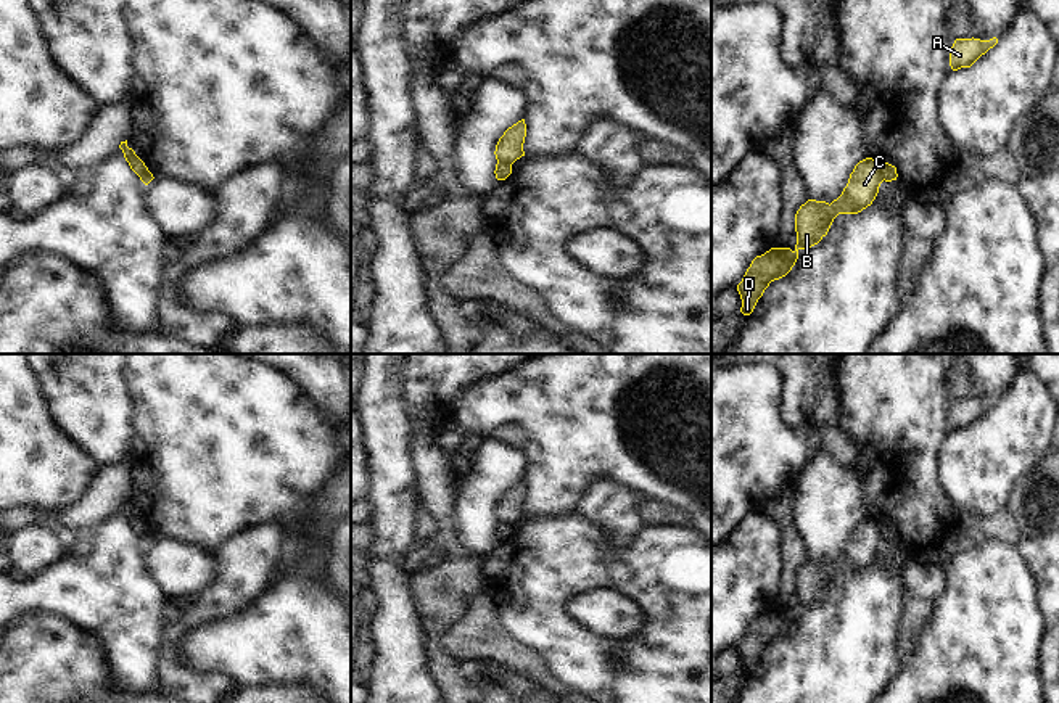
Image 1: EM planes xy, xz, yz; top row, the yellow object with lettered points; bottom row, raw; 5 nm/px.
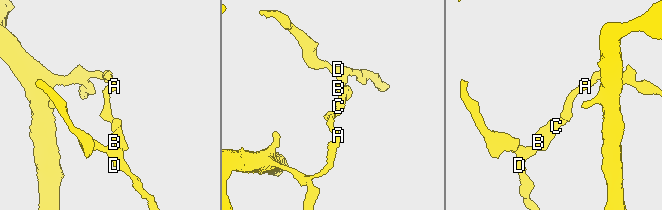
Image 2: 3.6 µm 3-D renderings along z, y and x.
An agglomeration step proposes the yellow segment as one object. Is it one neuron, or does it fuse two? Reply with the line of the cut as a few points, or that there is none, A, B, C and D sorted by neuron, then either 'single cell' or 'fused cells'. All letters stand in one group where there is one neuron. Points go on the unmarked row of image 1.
cut in yz along (876, 523), (882, 541); A / B C D; fused cells

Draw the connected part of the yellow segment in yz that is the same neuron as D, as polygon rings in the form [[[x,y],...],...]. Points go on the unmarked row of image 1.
[[[866,518],[855,526],[842,555],[830,565],[816,560],[801,565],[795,574],[795,610],[771,608],[752,621],[737,645],[742,660],[740,672],[750,676],[769,643],[785,637],[795,626],[798,611],[818,605],[839,574],[858,574],[871,566],[882,542],[879,524],[872,518]]]

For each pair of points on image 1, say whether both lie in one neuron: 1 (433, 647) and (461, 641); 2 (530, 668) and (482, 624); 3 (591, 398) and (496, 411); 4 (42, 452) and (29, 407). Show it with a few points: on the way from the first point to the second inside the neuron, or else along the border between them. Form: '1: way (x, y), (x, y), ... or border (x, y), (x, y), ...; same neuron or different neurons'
1: border (462, 613), (438, 641), (440, 647), (461, 665); different neurons
2: way (519, 657), (510, 653), (493, 636); same neuron
3: way (567, 398), (520, 398); same neuron
4: way (31, 441), (29, 419); same neuron

